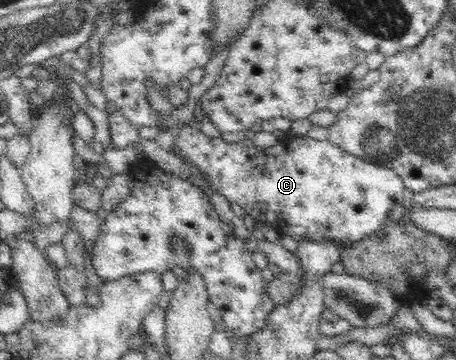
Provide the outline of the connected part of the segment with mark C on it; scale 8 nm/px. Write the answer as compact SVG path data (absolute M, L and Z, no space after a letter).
M186 124L175 143L194 165L208 174L208 182L216 185L218 192L230 203L243 207L255 222L266 222L278 234L290 236L297 242L302 238L318 242L340 242L344 248L376 233L388 220L390 210L402 205L406 188L394 170L344 153L329 140L318 141L304 135L291 141L285 135L276 146L261 152L256 150L252 141L251 136L248 136L230 145L220 136L210 138L201 130Z

